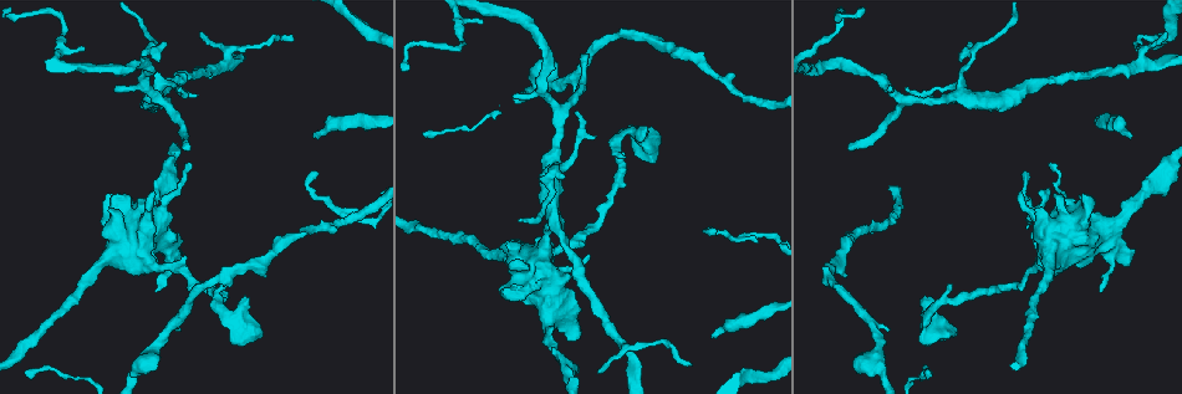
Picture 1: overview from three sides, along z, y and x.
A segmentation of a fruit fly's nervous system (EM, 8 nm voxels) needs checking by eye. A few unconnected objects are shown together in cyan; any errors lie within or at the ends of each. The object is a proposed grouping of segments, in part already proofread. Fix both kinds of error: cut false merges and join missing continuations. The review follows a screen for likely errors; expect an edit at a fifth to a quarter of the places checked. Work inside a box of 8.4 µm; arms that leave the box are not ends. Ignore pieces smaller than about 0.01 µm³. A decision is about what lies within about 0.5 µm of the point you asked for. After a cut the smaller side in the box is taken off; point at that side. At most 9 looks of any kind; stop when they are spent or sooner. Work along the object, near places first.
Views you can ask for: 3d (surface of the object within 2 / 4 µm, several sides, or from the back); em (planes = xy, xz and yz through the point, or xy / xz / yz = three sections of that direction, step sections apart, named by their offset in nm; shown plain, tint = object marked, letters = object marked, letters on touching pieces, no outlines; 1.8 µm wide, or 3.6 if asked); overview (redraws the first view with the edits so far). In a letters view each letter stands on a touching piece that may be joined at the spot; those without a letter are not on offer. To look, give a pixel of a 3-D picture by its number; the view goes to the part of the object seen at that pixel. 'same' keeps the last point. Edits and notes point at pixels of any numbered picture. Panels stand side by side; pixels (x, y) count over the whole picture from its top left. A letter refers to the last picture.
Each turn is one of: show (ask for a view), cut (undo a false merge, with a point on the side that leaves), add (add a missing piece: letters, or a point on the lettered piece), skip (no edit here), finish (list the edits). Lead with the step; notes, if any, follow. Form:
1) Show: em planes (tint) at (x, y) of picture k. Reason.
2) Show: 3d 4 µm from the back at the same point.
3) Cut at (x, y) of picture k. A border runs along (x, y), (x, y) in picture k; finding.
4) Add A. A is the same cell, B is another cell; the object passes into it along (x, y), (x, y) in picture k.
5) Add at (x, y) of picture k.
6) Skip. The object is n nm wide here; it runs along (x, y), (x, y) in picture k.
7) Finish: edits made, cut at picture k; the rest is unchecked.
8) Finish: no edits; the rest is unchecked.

Show: em planes (letters) at (585, 54) of picture 1. Tapers out.

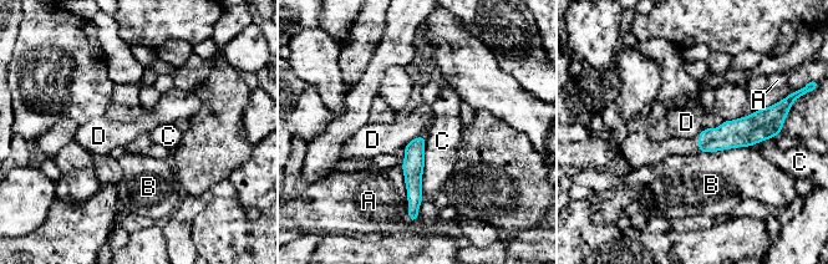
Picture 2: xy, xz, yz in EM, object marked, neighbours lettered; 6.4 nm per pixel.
Skip. The object is 130 nm wide here; A, B, C and D are other cells; a border runs along (421, 135), (410, 140), (404, 146) in picture 2; no lettered piece goes on from it.

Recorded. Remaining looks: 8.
Show: 3d 2 µm from the back at (962, 95) of picture 1. Calibre changes.

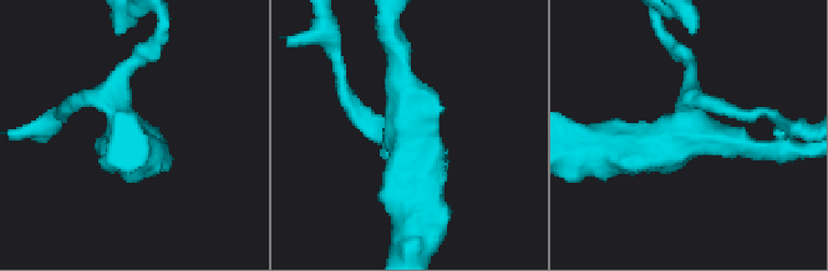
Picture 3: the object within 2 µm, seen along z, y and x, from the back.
Show: em xy step 8 (tint) at (682, 142) of picture 3. 4 arms meet here; shape alone is not enough.

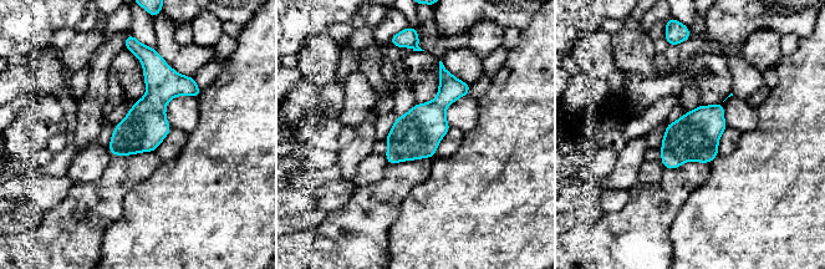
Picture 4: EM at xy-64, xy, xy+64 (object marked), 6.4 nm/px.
Show: em planes (letters) at the same point. Cut it another way.

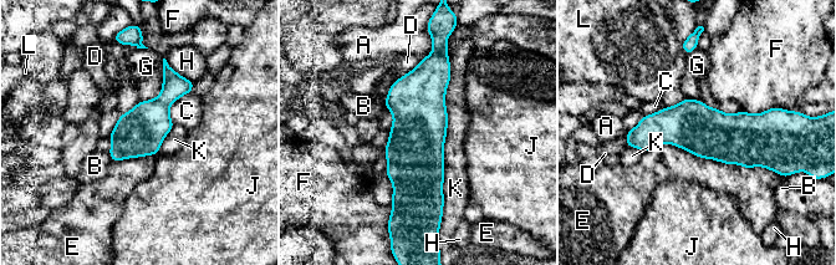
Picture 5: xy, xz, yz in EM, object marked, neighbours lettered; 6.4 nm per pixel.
Skip. A, B, C, D, E, F, G, H, J, K and L are other cells; it runs along (432, 60), (419, 95), (412, 208) in picture 5; all the same cell.

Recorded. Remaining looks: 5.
Show: em planes (letters) at (1076, 265) of picture 1. Free end.

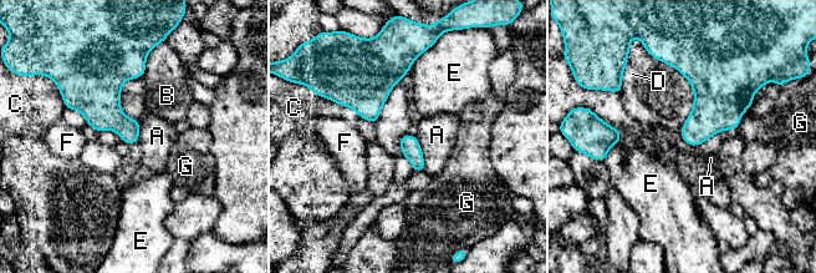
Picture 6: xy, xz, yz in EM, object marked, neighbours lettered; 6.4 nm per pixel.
Skip. The longest contact is with A, 240 nm; A, B, C, D, E, F and G are other cells; a border runs along (416, 136), (421, 147), (424, 170) in picture 6; none of them fits.

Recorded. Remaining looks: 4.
Show: 3d 2 µm at (711, 337) of picture 1. Free end.

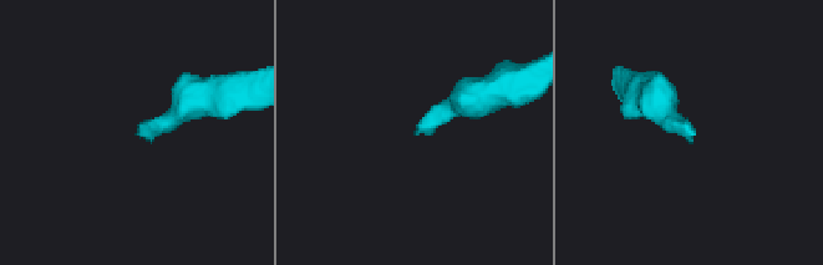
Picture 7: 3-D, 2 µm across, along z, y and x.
Show: em planes (letters) at (418, 133) of picture 7.

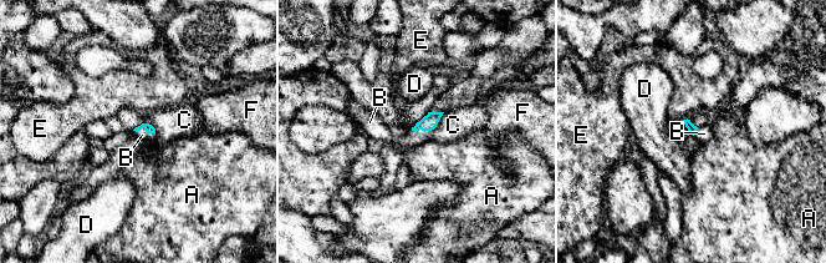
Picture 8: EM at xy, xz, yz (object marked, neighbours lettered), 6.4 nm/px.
Add B. B is the same cell, A, C, D, E and F are other cells; the object passes into it along (149, 129), (144, 129), (142, 135) in picture 8; it goes on there.

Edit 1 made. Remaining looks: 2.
Finish: edits made, add at picture 8; the rest is unchecked.

